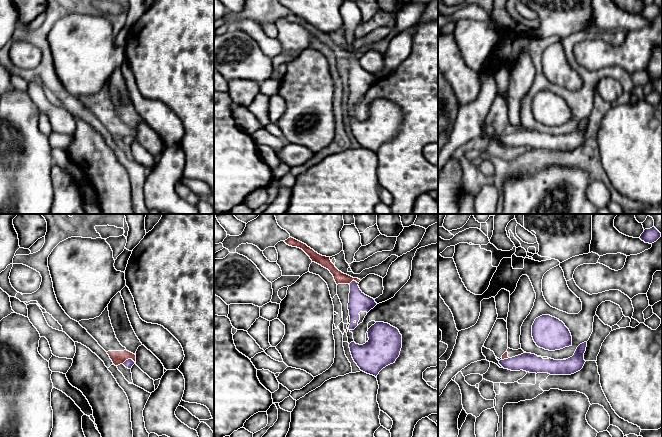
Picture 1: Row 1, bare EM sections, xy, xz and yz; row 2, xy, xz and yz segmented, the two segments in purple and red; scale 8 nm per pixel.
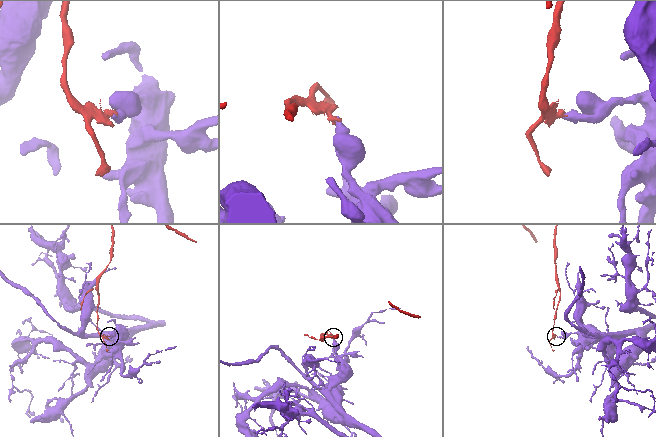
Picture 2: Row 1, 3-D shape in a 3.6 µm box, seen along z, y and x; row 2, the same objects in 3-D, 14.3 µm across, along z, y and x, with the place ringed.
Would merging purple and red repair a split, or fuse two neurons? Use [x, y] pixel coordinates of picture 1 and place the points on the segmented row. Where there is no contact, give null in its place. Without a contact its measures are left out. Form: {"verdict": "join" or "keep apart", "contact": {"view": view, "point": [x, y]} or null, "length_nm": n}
{"verdict": "keep apart", "contact": {"view": "xy", "point": [128, 359]}, "length_nm": 110}

